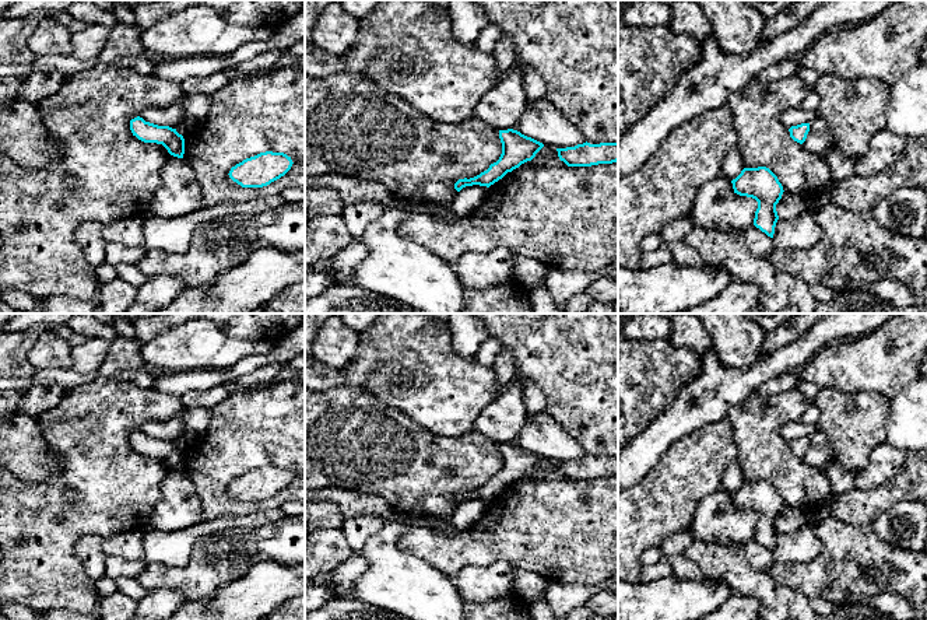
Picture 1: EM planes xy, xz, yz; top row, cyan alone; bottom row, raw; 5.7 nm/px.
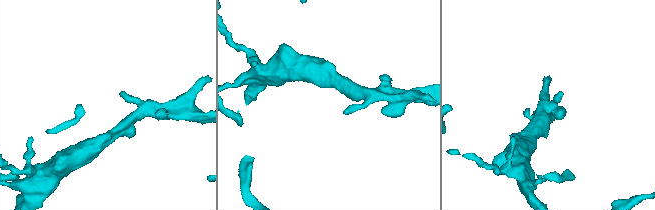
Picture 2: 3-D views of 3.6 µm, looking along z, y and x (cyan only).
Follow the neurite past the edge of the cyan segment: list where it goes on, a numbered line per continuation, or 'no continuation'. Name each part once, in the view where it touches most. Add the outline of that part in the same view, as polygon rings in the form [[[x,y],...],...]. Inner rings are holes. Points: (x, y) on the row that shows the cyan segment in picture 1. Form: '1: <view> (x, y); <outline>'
no continuation

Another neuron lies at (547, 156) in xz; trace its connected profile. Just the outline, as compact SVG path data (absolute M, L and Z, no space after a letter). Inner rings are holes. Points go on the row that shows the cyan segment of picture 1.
M544 146L531 161L522 164L519 168L526 167L568 167L563 161L559 160L556 147Z

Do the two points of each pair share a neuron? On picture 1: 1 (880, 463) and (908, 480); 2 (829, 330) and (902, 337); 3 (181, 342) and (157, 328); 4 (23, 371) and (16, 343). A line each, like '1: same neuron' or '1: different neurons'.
1: different neurons
2: different neurons
3: different neurons
4: same neuron

